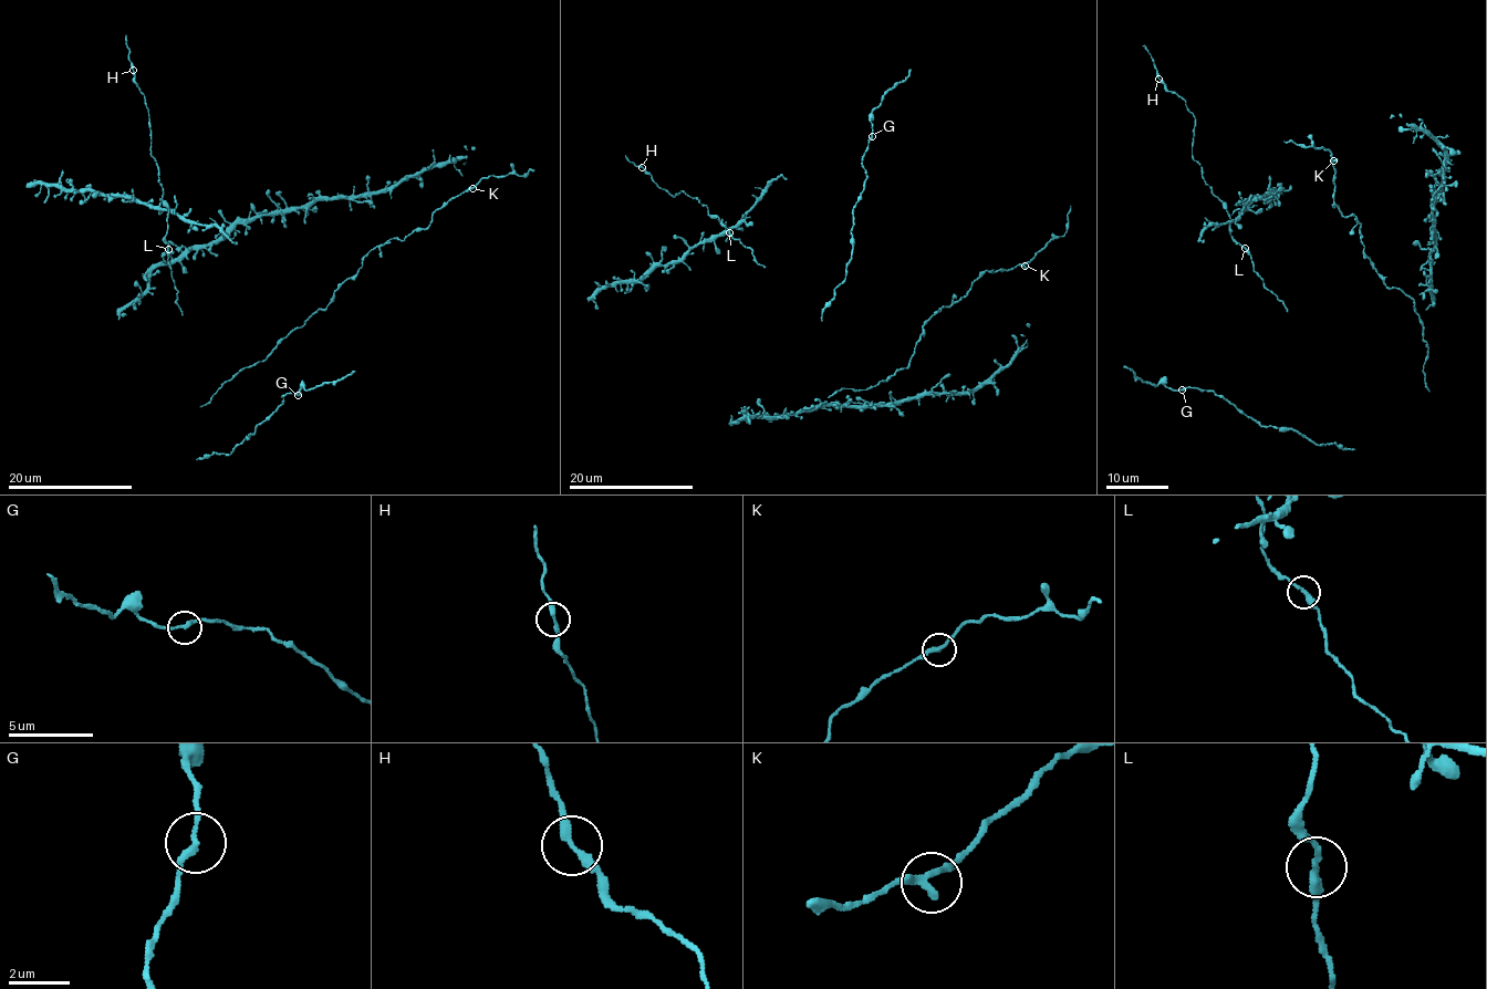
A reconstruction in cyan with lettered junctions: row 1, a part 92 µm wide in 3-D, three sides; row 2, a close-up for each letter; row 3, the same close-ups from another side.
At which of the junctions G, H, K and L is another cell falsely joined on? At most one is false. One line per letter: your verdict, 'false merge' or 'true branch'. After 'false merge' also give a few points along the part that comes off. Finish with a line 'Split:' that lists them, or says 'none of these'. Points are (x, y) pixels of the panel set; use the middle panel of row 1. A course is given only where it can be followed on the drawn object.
G: true branch
H: true branch
K: true branch
L: true branch
Split: none of these

